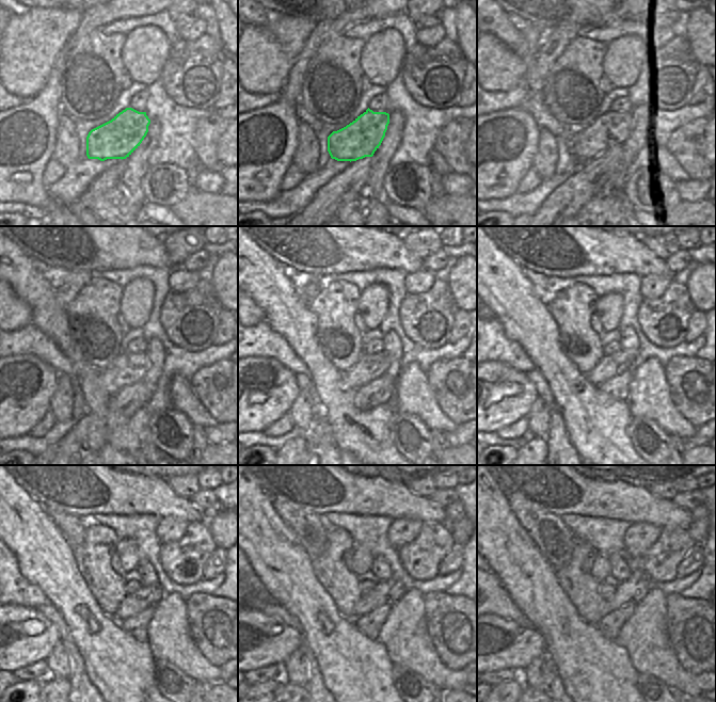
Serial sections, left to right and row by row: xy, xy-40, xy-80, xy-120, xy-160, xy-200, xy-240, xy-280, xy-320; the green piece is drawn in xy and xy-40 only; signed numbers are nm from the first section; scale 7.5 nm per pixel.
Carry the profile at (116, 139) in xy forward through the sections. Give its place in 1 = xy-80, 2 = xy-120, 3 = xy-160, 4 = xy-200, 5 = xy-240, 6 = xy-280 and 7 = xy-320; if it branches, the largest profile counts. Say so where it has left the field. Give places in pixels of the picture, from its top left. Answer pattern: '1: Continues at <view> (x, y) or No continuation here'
1: Continues at xy-80 (610, 129)
2: Continues at xy-120 (128, 368)
3: Continues at xy-160 (368, 368)
4: Continues at xy-200 (608, 366)
5: Continues at xy-240 (146, 596)
6: Continues at xy-280 (392, 590)
7: Continues at xy-320 (632, 590).

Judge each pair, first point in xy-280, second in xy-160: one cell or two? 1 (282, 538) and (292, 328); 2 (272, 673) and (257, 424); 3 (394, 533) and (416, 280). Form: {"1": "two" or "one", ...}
{"1": "one", "2": "two", "3": "one"}

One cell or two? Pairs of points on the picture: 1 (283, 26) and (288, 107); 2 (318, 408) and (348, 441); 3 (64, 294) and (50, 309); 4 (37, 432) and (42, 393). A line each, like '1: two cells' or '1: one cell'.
1: two cells
2: two cells
3: two cells
4: two cells

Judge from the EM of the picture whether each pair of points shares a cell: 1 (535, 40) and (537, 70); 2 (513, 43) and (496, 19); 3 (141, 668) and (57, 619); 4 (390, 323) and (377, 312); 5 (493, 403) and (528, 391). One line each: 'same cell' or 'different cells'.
1: different cells
2: same cell
3: different cells
4: different cells
5: same cell

